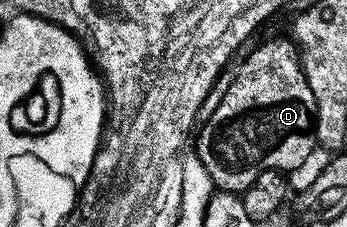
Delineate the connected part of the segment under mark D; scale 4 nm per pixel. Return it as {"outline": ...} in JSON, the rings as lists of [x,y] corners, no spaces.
{"outline":[[[292,39],[286,40],[269,40],[266,44],[258,43],[252,54],[243,62],[240,67],[239,74],[235,77],[235,82],[227,89],[227,94],[224,94],[223,100],[219,102],[219,106],[215,107],[215,112],[200,125],[199,131],[196,133],[197,143],[195,149],[198,152],[199,158],[202,159],[203,165],[207,168],[207,173],[213,179],[214,185],[222,192],[232,192],[234,194],[242,194],[255,182],[256,178],[263,171],[276,168],[278,171],[289,174],[292,173],[292,168],[301,168],[309,160],[309,155],[312,154],[313,148],[318,147],[317,142],[317,103],[315,102],[315,94],[311,94],[311,86],[305,77],[305,70],[301,66],[301,57],[299,49]]]}

